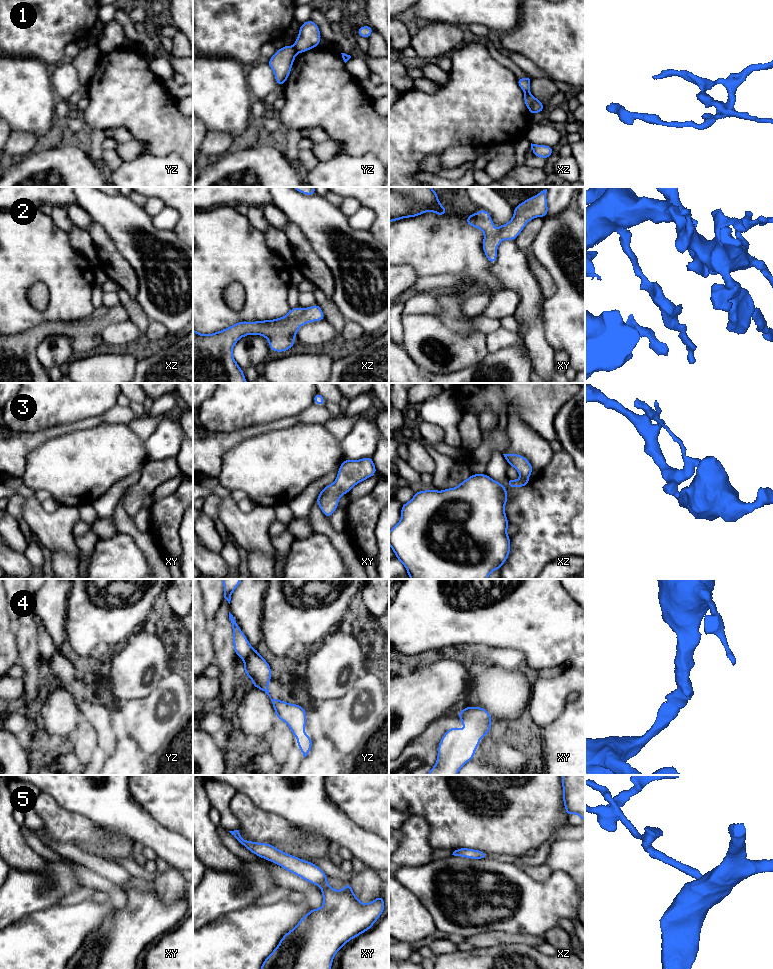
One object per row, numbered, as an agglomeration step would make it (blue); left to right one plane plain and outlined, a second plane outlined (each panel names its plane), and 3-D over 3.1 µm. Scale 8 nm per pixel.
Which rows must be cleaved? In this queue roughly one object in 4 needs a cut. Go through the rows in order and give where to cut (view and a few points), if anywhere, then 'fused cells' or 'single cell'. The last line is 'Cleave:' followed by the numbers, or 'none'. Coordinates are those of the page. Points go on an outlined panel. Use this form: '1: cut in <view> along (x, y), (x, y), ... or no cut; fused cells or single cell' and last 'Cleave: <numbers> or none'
1: cut in yz along (293, 46), (296, 52); fused cells
2: no cut; single cell
3: no cut; single cell
4: no cut; single cell
5: no cut; single cell
Cleave: 1

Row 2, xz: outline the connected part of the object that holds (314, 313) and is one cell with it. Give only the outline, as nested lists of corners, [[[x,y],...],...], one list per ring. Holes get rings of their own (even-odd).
[[[316,303],[308,308],[291,308],[287,315],[274,320],[241,321],[208,335],[200,334],[193,328],[193,383],[248,383],[233,357],[233,347],[239,339],[252,334],[261,335],[269,341],[271,351],[285,352],[294,346],[301,325],[324,319],[324,313]]]

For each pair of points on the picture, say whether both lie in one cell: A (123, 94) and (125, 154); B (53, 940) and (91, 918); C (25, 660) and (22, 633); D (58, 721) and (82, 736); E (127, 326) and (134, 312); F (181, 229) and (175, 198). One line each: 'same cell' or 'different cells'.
A: different cells
B: same cell
C: same cell
D: different cells
E: different cells
F: same cell

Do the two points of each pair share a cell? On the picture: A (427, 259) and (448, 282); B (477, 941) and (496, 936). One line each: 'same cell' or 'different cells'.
A: different cells
B: same cell

